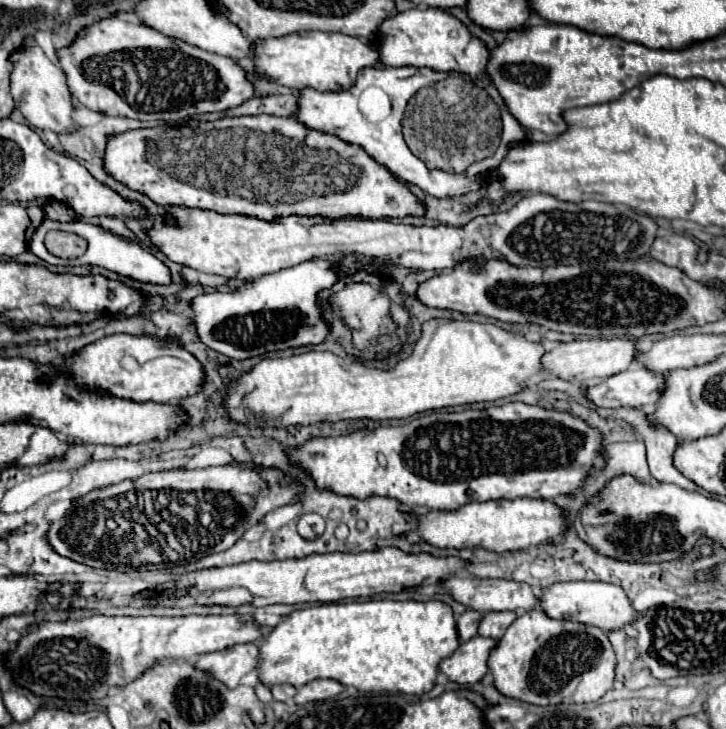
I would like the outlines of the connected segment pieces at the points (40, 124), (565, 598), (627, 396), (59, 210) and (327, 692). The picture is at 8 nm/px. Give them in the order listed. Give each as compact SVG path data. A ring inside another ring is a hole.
M25 37L23 45L9 55L9 61L13 63L11 95L15 107L23 113L29 125L37 129L49 129L53 133L75 131L75 123L71 119L73 105L71 105L71 95L67 91L67 81L63 79L63 71L45 57L35 37Z
M591 581L555 583L547 587L539 599L541 599L541 609L553 619L571 619L571 621L595 625L603 631L621 629L641 617L641 613L633 609L627 593L619 585L611 585L611 583L591 583Z
M633 362L627 371L609 377L607 383L589 385L587 397L597 407L655 405L665 391L665 375Z
M53 199L43 203L43 211L45 211L45 217L51 221L75 221L77 219L77 215L75 215L75 211L71 211L71 207L67 207L65 203L53 201Z
M315 679L303 687L299 687L297 695L295 695L295 703L303 705L309 701L323 701L329 697L335 697L343 691L343 685L335 679Z

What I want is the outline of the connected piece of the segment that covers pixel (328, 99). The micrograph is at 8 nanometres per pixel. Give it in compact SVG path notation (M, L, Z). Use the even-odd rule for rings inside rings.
M365 67L359 71L353 87L343 91L317 91L305 87L297 97L297 113L295 119L309 129L337 135L345 143L359 145L365 149L369 157L373 157L379 165L385 165L393 175L421 187L423 191L435 197L457 197L477 191L481 183L475 179L479 171L489 171L497 165L495 155L487 159L487 163L475 163L475 167L467 169L467 175L447 175L447 171L427 169L421 159L417 159L401 133L401 119L404 117L407 101L419 91L433 83L433 73L429 69L419 67Z

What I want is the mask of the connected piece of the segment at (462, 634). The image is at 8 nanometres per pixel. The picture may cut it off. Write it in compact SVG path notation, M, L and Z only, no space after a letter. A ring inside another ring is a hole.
M467 609L467 611L457 619L457 629L459 629L459 639L461 639L461 641L469 641L471 637L477 635L481 617L483 617L481 611Z

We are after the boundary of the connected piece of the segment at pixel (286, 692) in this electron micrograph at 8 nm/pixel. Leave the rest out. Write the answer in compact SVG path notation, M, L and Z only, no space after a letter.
M281 683L281 685L275 685L273 687L273 699L277 699L277 701L287 701L287 699L291 699L293 695L295 695L295 687L293 685L287 685L287 683Z

